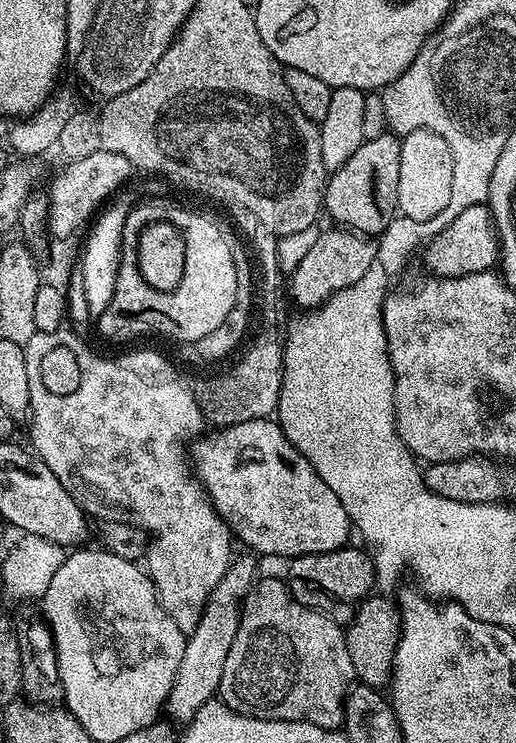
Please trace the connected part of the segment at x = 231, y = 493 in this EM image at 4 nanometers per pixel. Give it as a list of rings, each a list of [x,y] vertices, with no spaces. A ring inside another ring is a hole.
[[[275,419],[238,422],[210,432],[201,435],[191,445],[190,464],[200,487],[216,507],[216,513],[231,528],[233,537],[248,547],[245,549],[261,557],[295,558],[333,552],[349,543],[348,535],[353,535],[354,529],[346,514],[346,506],[342,506],[342,502],[338,502],[338,494],[318,478],[314,466],[302,458]]]

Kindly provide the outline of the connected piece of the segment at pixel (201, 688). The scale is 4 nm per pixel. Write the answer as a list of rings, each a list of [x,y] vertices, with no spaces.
[[[252,554],[244,555],[248,556],[237,555],[233,559],[226,574],[222,574],[218,586],[210,590],[210,598],[206,598],[202,618],[198,618],[198,626],[194,626],[194,630],[187,633],[182,650],[182,663],[178,665],[178,674],[174,674],[174,686],[170,686],[166,705],[166,716],[177,720],[180,726],[187,725],[204,703],[219,693],[222,670],[226,670],[226,654],[230,654],[230,646],[234,646],[234,634],[238,634],[240,608],[244,605],[248,591],[258,579],[257,557]]]

